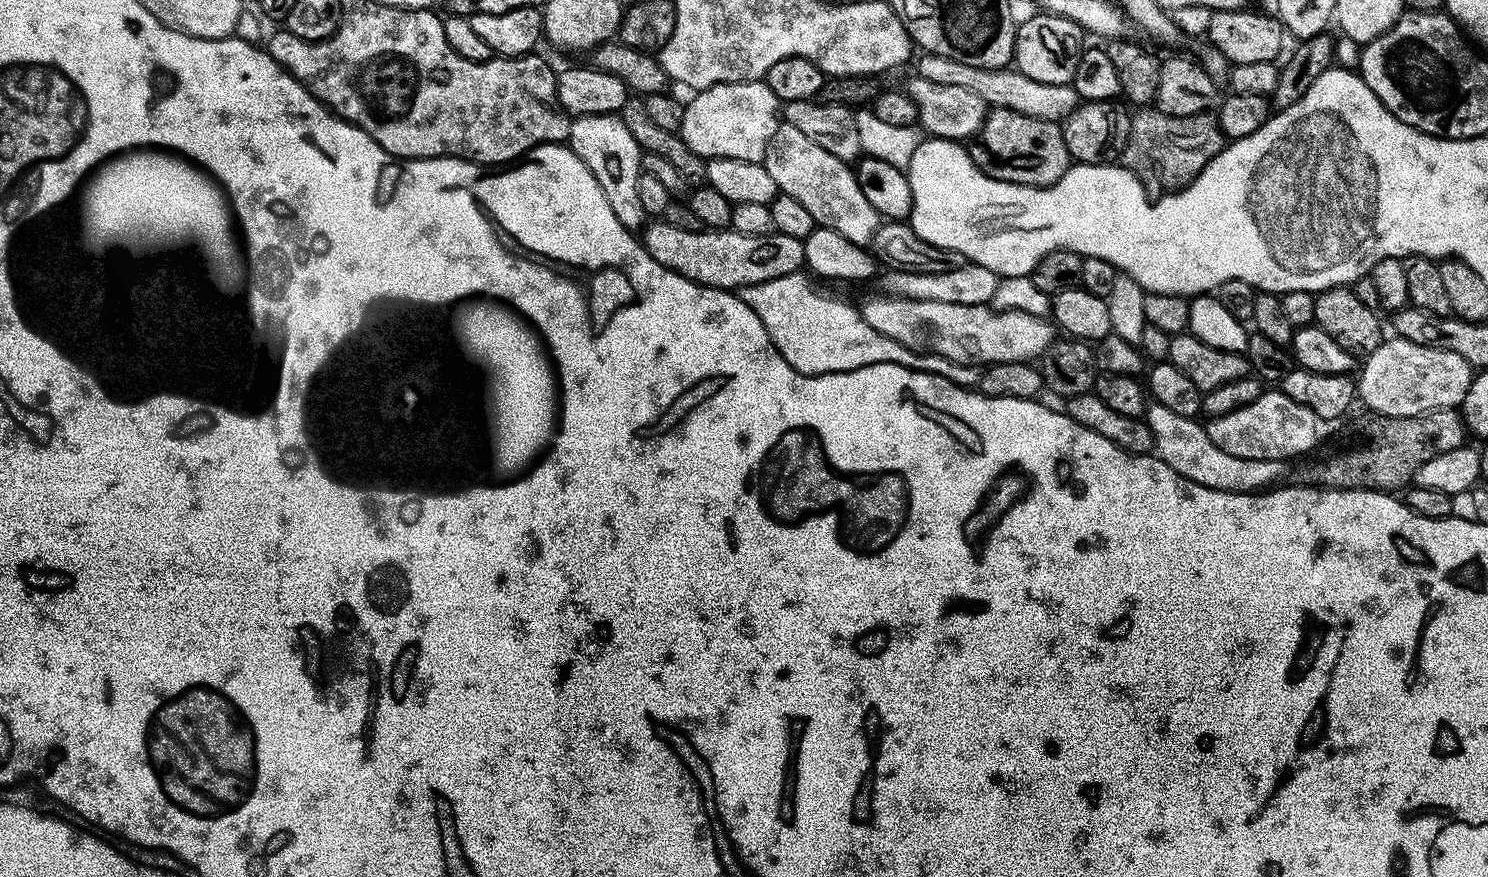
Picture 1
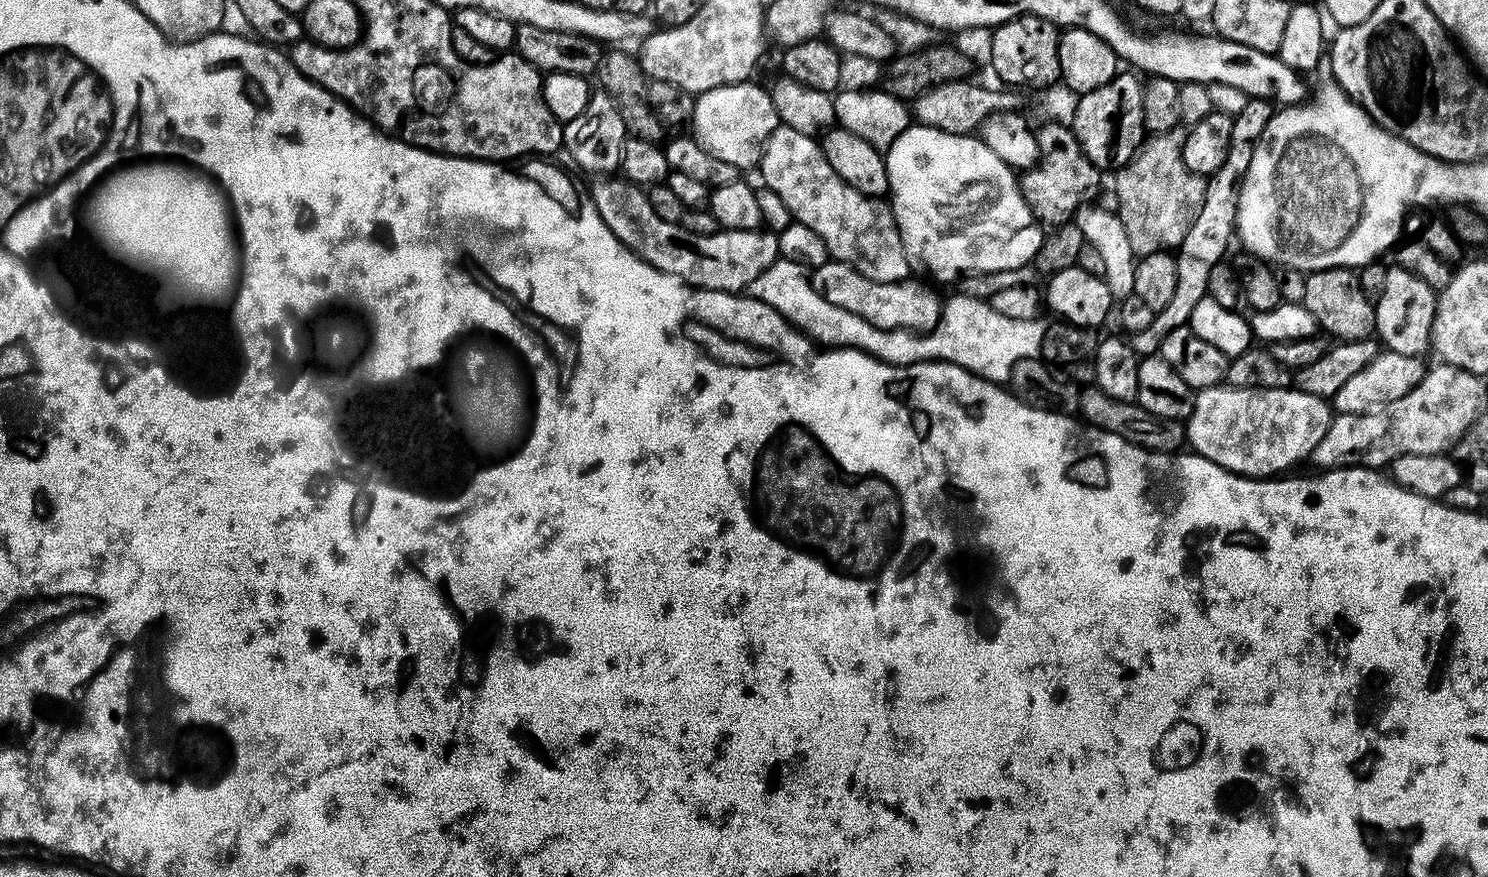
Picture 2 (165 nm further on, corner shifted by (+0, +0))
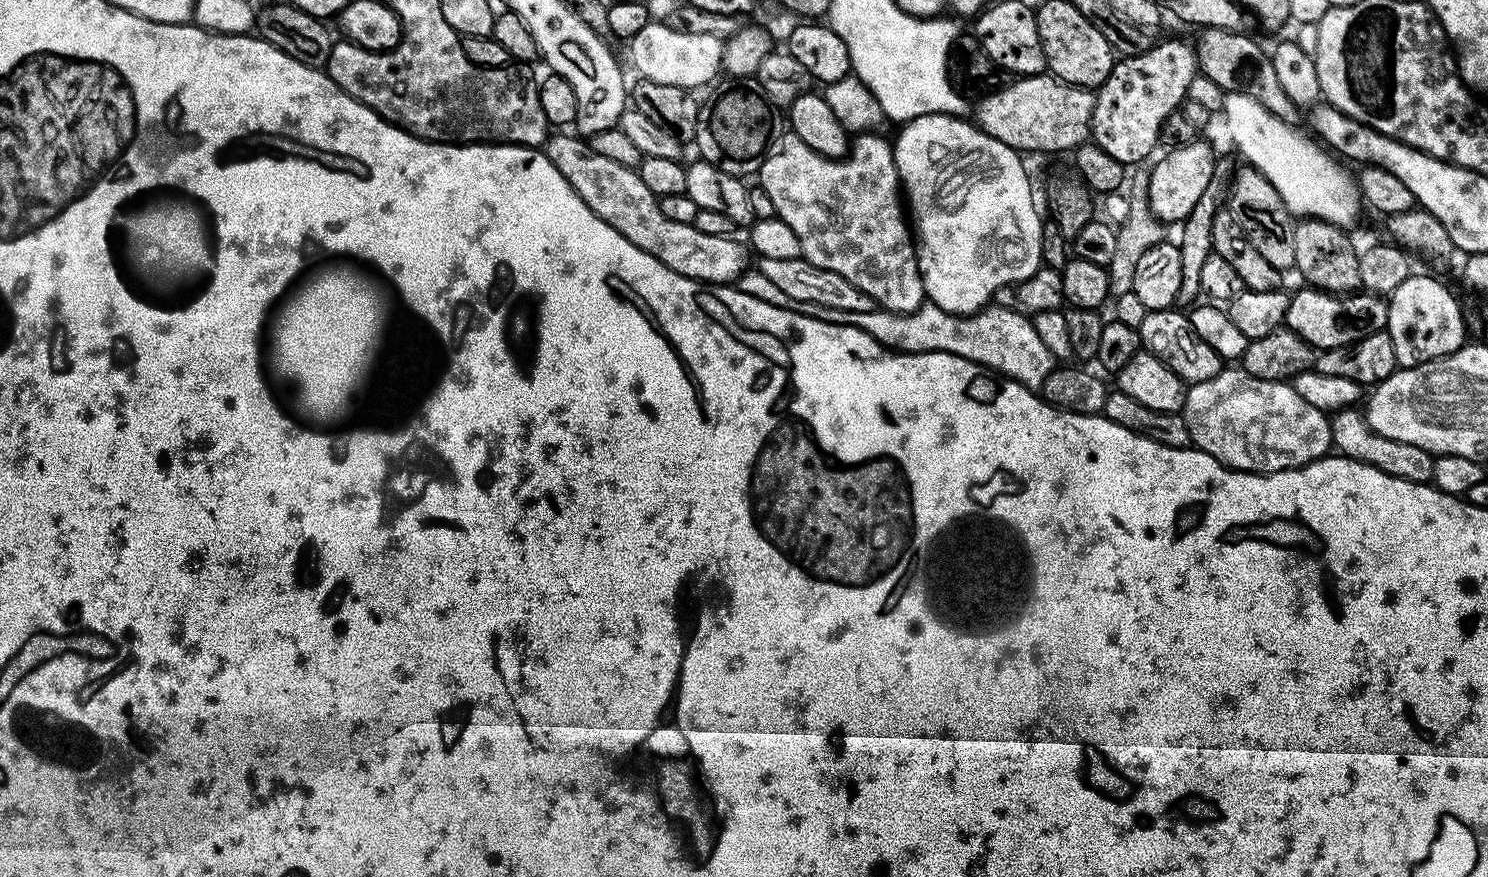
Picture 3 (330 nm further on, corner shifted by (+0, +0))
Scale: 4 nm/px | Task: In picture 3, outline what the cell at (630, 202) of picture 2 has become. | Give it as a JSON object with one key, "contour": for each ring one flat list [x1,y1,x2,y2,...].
{"contour":[[549,135,543,145,544,151,554,162,558,174,566,178,566,182,582,198,582,202,602,222,606,222,618,234,622,234,634,246,641,248,646,254,658,258,670,270,682,274,691,280,698,280,705,285,731,285,739,281,740,276,749,267,750,252,731,235,711,236,702,234,695,224,670,222,666,214,662,214,659,199,650,190,646,190,646,182,642,182,639,171,626,166,618,166,618,162,598,154,587,139,579,135]]}

